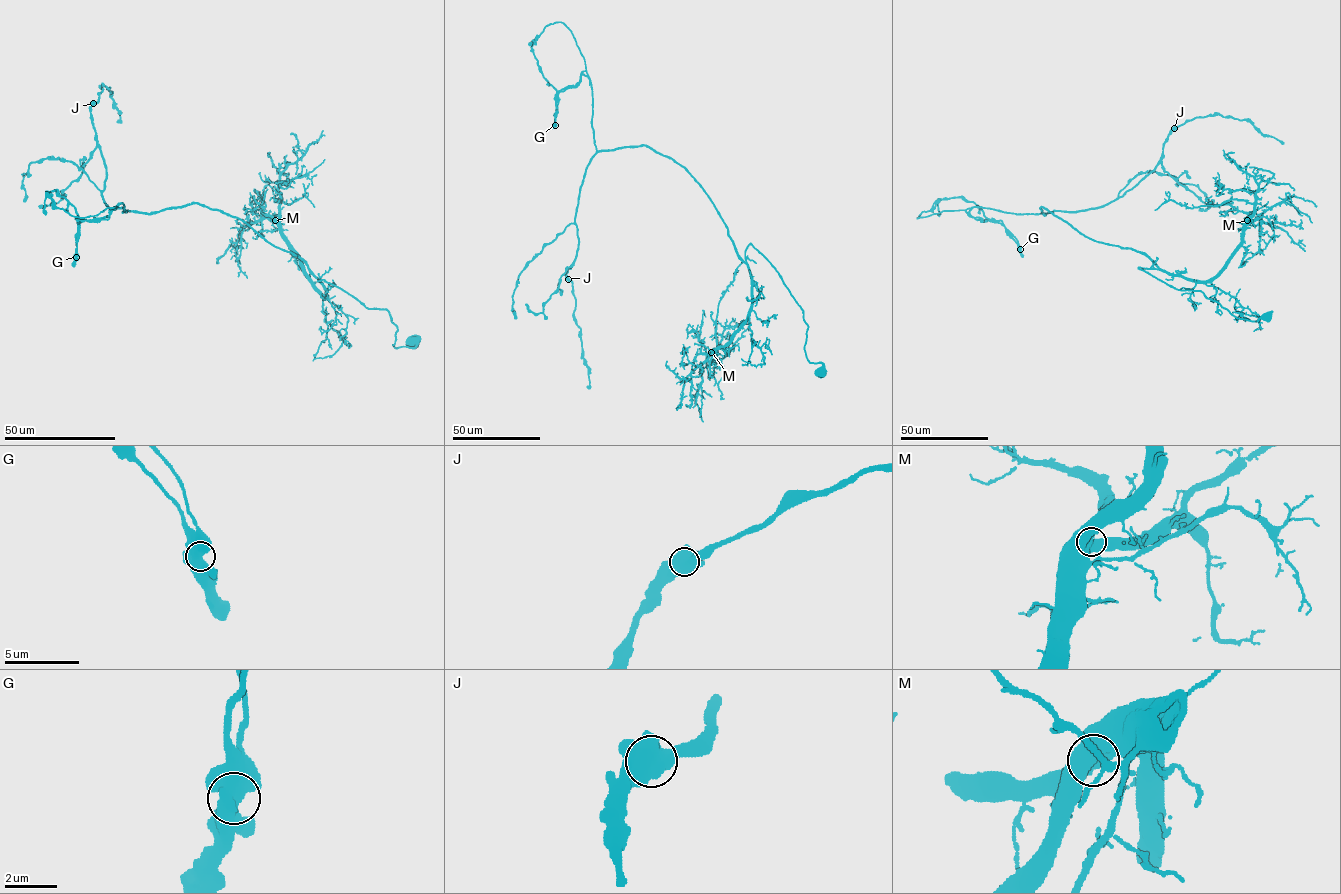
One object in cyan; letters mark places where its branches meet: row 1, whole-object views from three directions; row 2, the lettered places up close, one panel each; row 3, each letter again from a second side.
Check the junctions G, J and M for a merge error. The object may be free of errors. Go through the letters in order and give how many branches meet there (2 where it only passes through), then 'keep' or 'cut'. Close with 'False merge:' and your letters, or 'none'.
G: branches 3; cut
J: branches 3; keep
M: branches 3; keep
False merge: G

